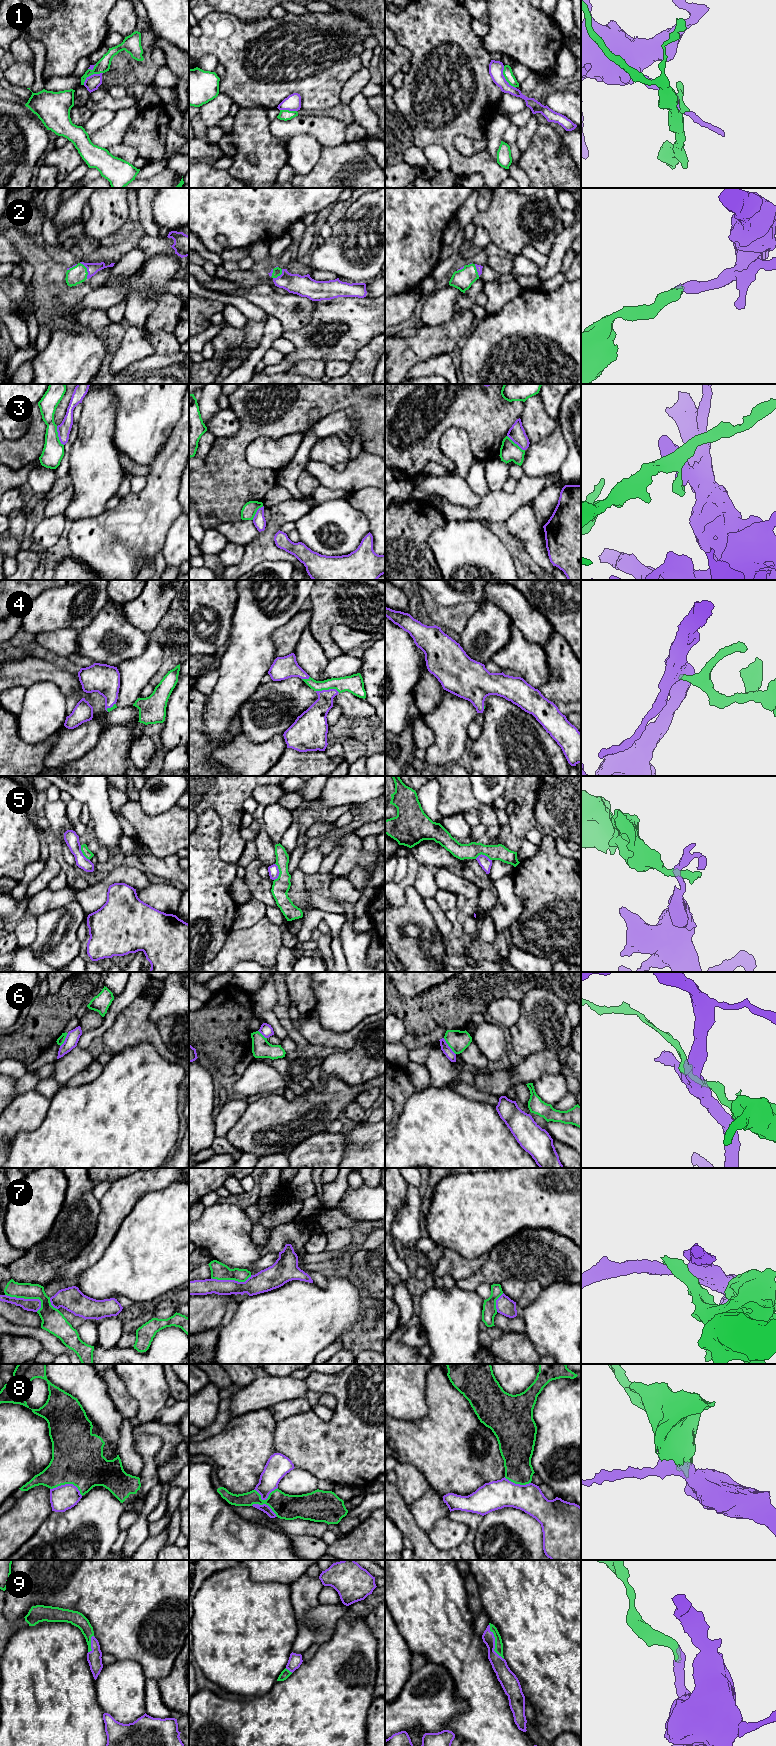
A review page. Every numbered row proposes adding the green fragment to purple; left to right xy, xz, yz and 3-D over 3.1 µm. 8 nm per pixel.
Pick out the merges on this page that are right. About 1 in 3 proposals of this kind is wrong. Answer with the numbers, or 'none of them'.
2, 4, 9

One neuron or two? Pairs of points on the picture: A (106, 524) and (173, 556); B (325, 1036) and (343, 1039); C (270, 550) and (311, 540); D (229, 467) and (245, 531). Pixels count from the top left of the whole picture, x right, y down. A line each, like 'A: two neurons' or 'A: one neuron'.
A: two neurons
B: one neuron
C: two neurons
D: two neurons

